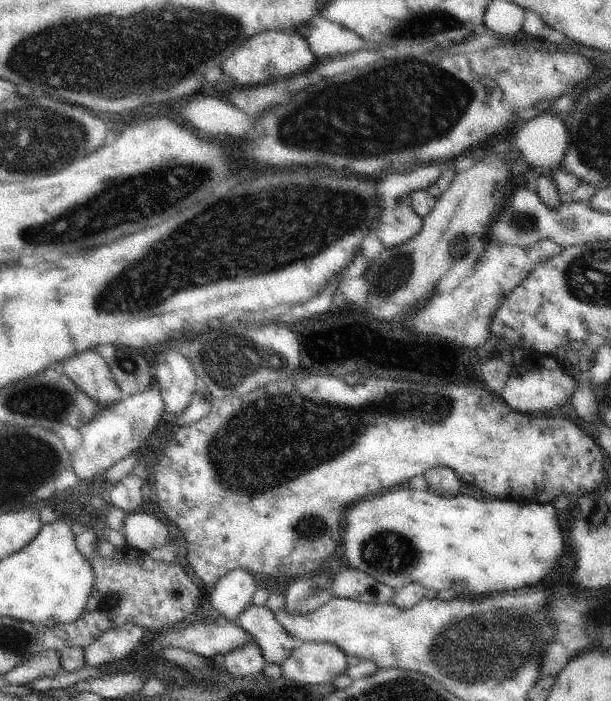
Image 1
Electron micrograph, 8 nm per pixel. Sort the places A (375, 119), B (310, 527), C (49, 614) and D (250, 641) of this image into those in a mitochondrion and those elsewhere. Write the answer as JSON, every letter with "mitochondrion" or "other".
{"A":"mitochondrion","B":"mitochondrion","C":"other","D":"other"}

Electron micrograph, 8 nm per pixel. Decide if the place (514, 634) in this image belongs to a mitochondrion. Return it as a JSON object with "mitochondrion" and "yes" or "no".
{"mitochondrion":"yes"}

